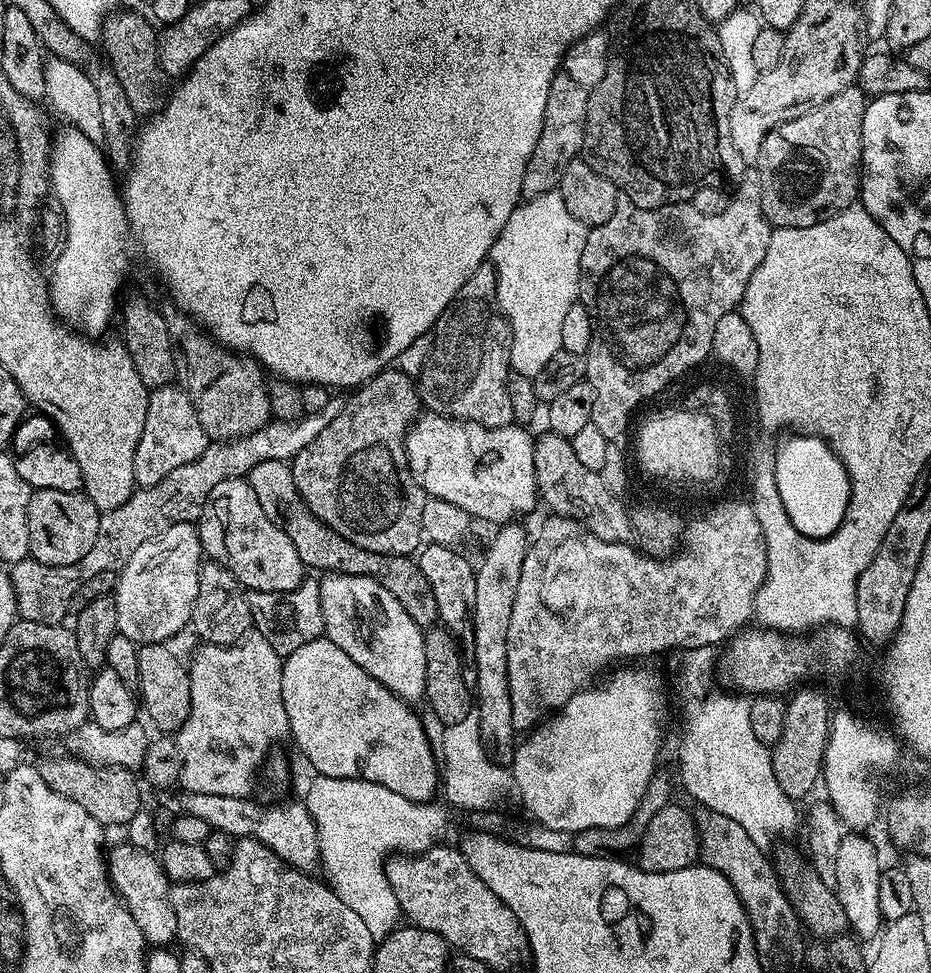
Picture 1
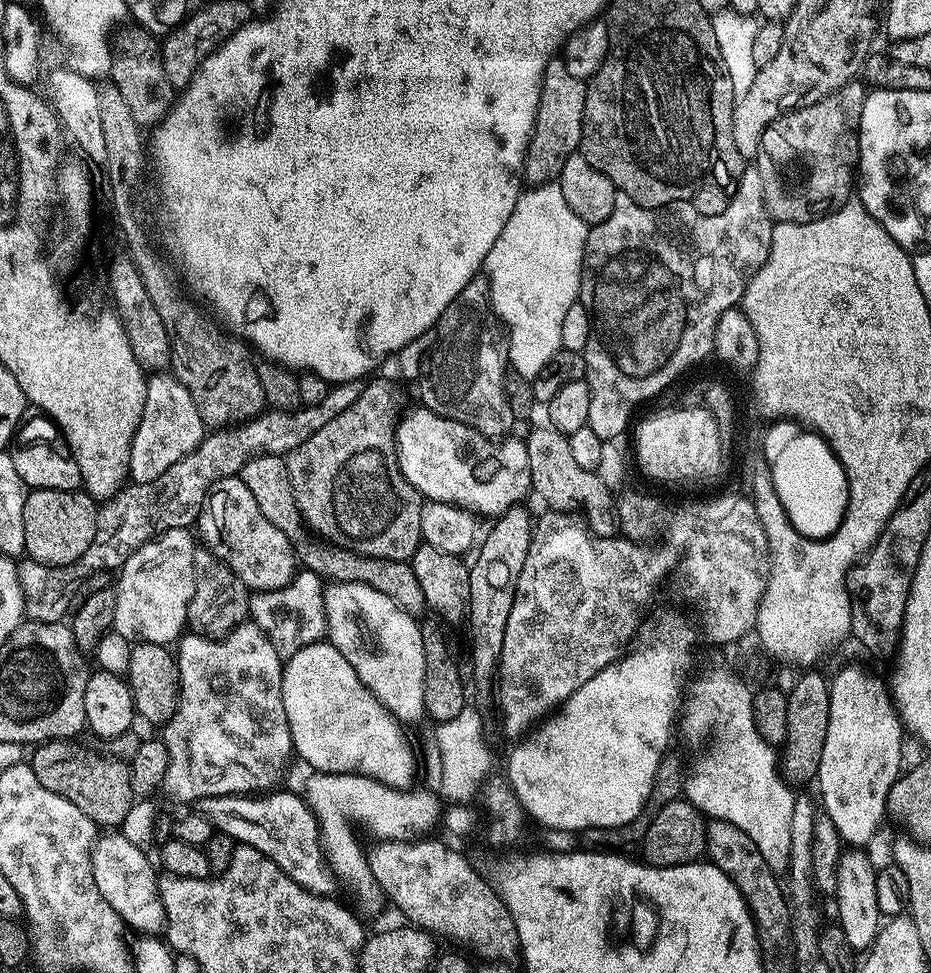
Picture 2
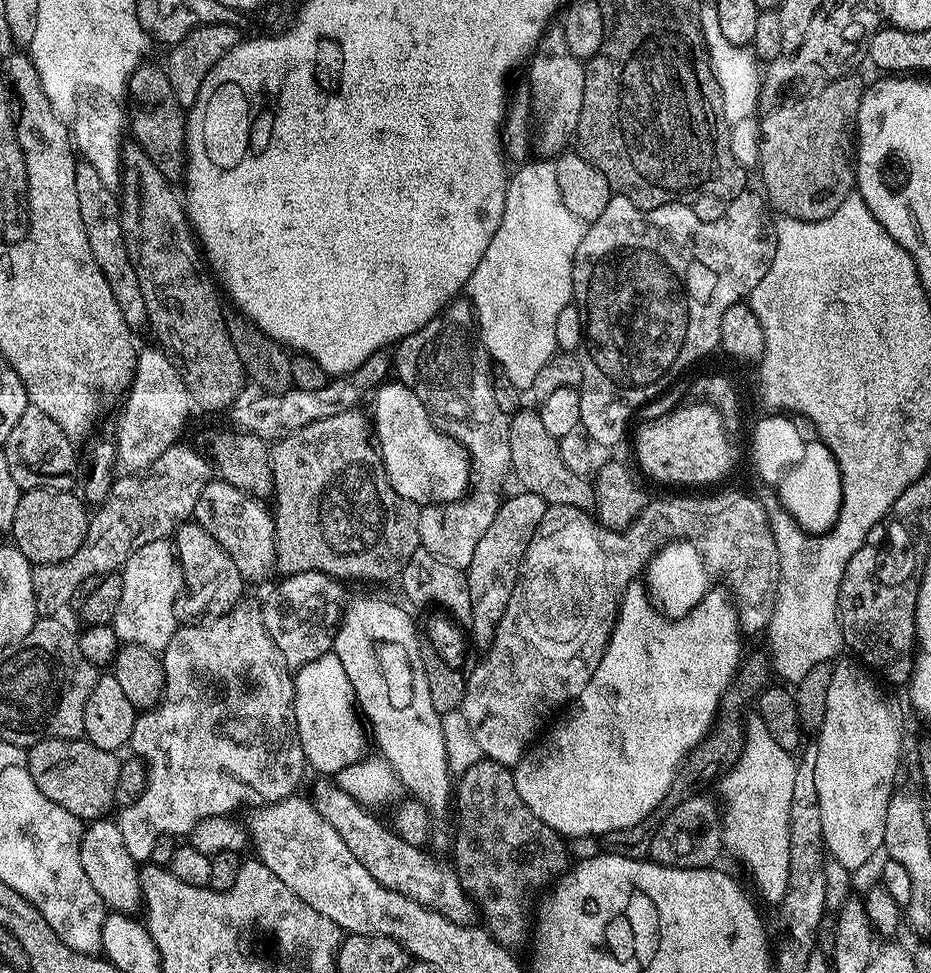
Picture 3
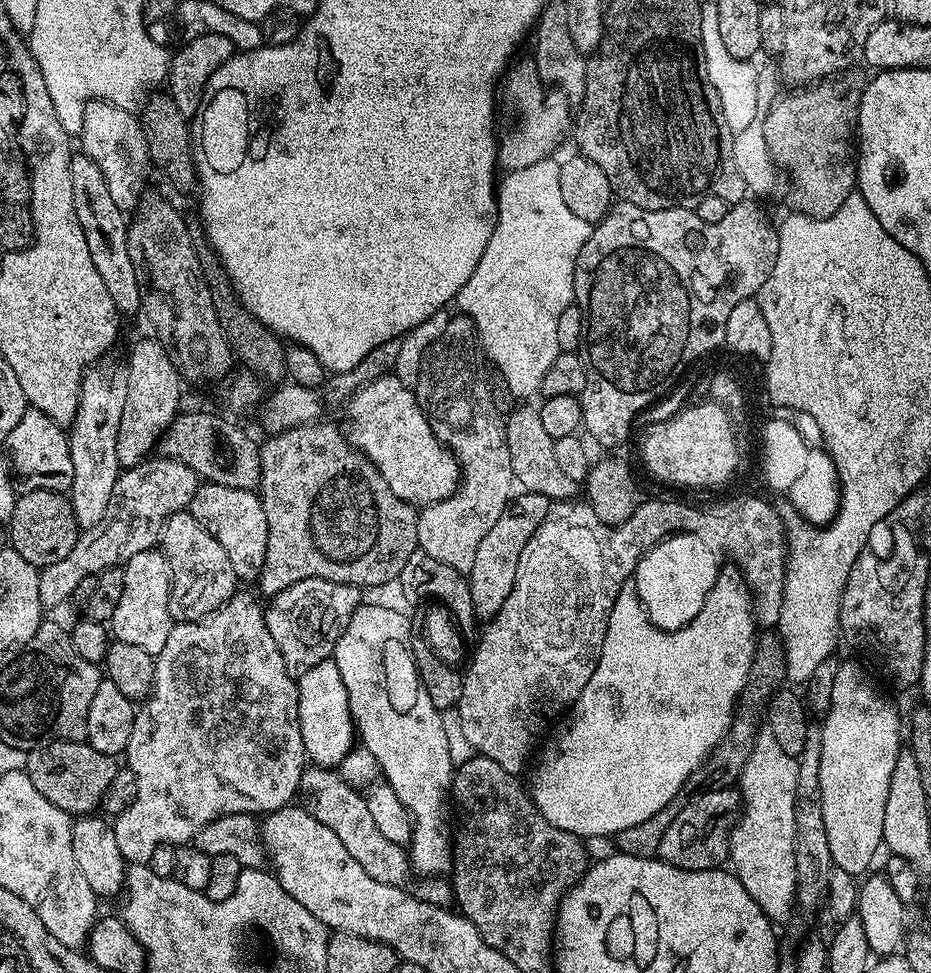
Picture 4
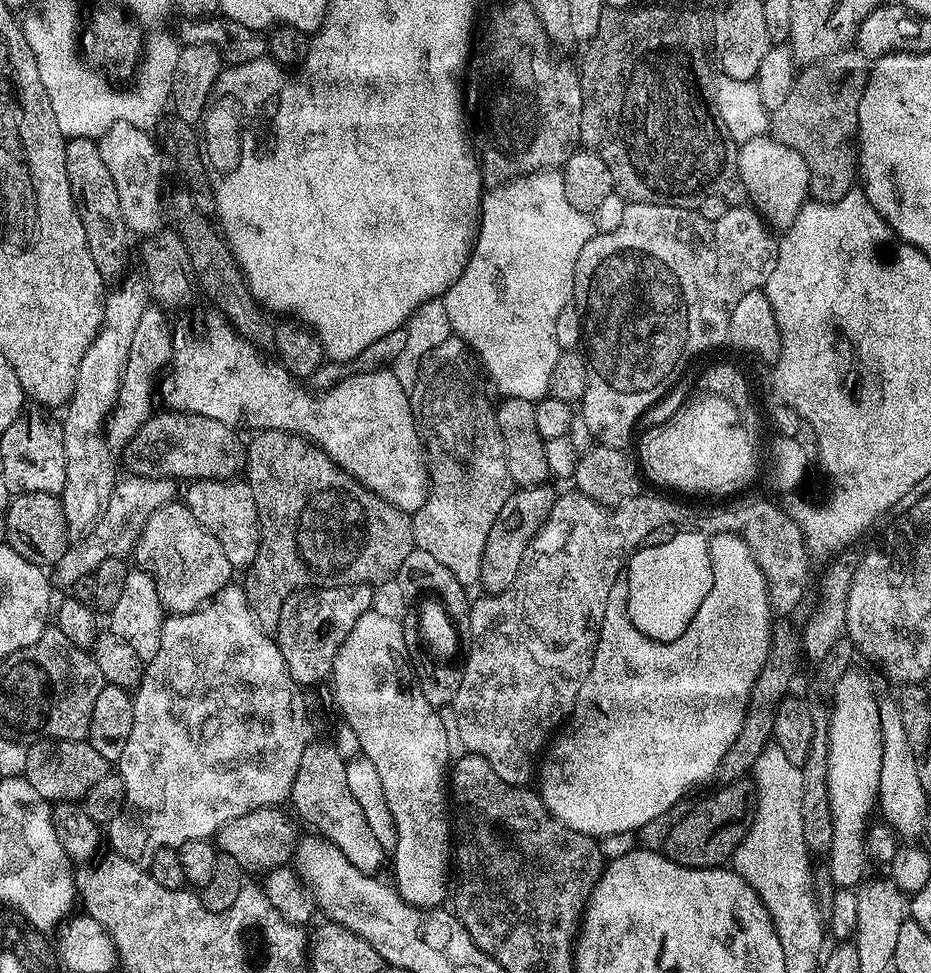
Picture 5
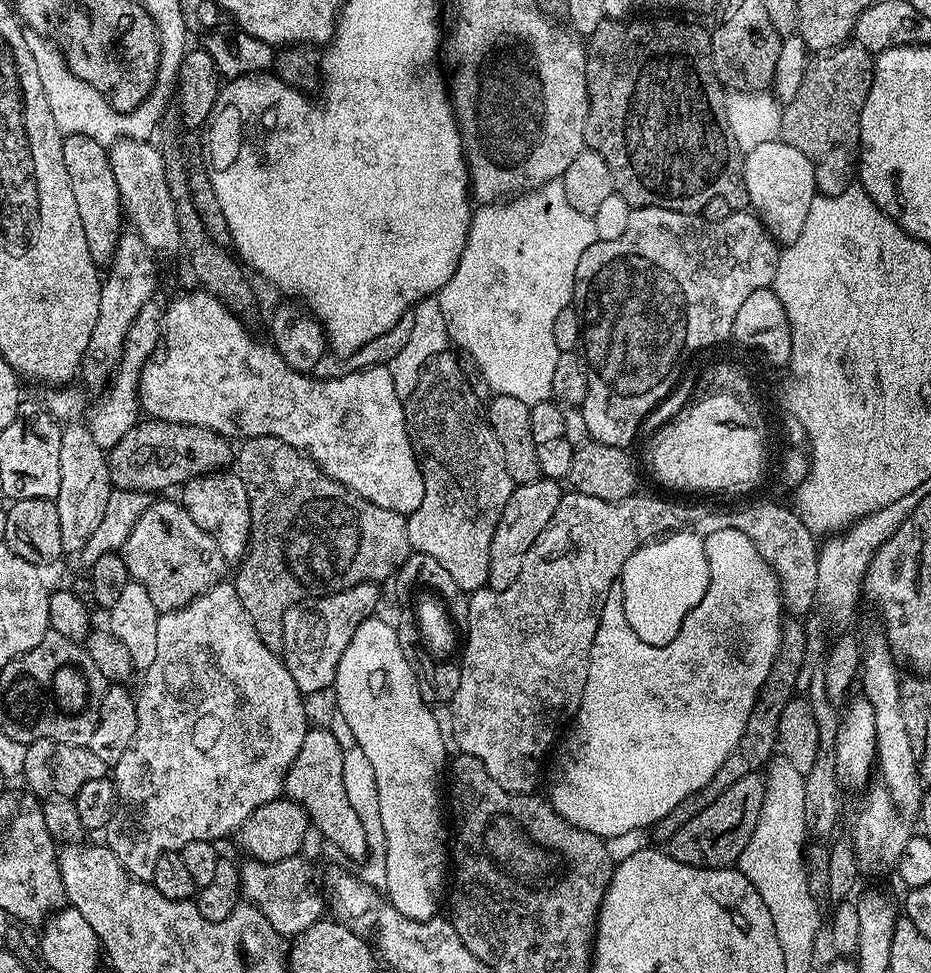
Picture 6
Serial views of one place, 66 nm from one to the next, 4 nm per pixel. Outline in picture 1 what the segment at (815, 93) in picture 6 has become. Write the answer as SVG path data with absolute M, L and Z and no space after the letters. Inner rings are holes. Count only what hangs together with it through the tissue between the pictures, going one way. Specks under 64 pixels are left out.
M859 86L838 90L834 98L826 98L826 102L807 108L798 118L786 120L766 134L754 168L760 173L762 214L773 229L814 226L857 203L862 175L860 155L865 107L866 97Z

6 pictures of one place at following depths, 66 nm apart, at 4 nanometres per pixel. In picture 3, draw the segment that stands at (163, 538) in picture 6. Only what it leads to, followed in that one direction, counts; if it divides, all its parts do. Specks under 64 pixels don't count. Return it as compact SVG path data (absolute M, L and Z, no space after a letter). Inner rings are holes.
M195 522L180 525L174 533L174 547L184 575L184 591L178 604L181 617L193 616L193 621L207 622L241 603L243 596L240 595L246 588L246 581L242 574L238 574L238 566L230 562L230 554L226 554L226 550L214 542L214 538L202 525Z

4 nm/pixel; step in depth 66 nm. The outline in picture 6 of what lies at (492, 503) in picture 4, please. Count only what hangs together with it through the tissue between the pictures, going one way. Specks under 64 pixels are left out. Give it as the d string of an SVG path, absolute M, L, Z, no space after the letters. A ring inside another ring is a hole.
M452 350L438 353L421 370L414 394L406 400L408 436L412 439L412 449L416 451L416 461L420 463L424 479L422 503L407 517L408 537L413 552L430 554L430 558L440 563L449 572L450 578L458 582L462 591L471 594L487 585L490 542L494 542L494 530L502 518L502 510L506 510L514 485L506 470L502 442L498 442L498 434L494 434L489 426L485 405L482 400L480 404L475 390L468 385L464 368L456 361L455 354Z

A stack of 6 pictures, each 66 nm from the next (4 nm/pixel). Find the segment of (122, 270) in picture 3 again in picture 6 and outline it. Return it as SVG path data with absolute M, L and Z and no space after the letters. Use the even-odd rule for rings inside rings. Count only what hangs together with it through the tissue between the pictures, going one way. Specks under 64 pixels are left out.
M86 134L64 136L62 162L66 162L66 174L70 174L70 187L74 189L74 202L82 218L82 230L86 233L86 246L90 246L90 258L98 266L111 265L122 231L122 209L118 183L111 170L109 149L94 142L94 138L86 138Z

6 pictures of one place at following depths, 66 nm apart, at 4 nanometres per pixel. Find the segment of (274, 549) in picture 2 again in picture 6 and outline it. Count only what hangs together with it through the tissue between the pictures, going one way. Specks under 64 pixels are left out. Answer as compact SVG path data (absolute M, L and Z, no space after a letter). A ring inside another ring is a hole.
M221 470L207 472L204 476L196 476L183 485L182 503L184 509L218 542L218 550L222 550L222 558L226 562L239 562L248 552L248 543L252 540L252 522L250 520L250 498L246 498L246 486L242 486L242 478L235 471Z

